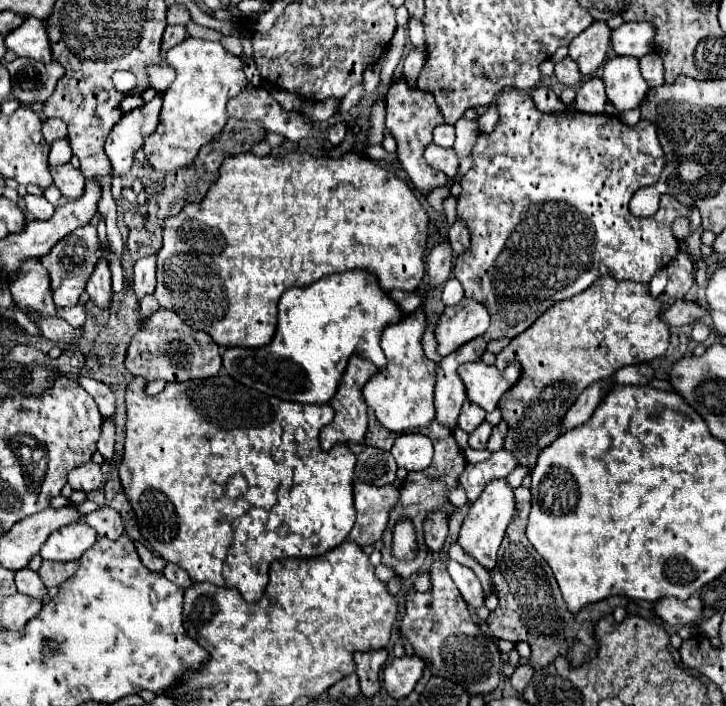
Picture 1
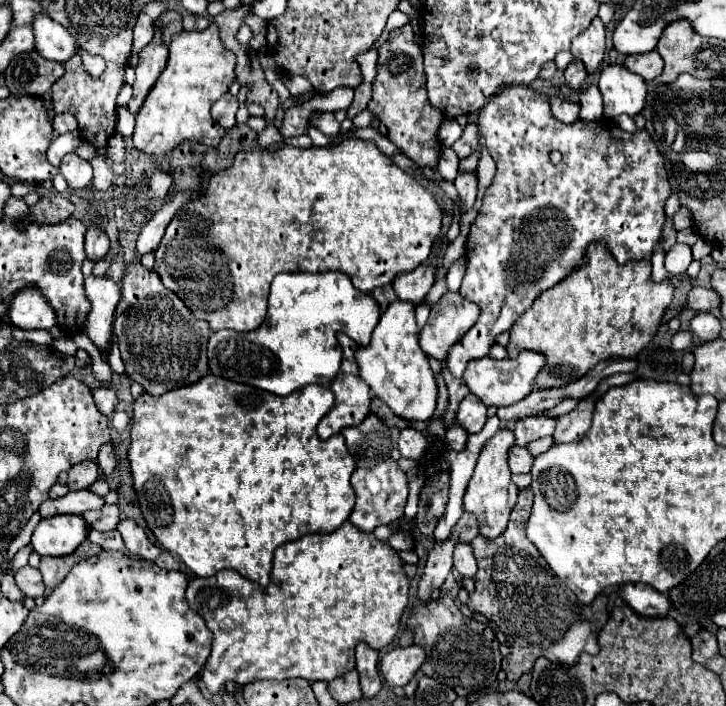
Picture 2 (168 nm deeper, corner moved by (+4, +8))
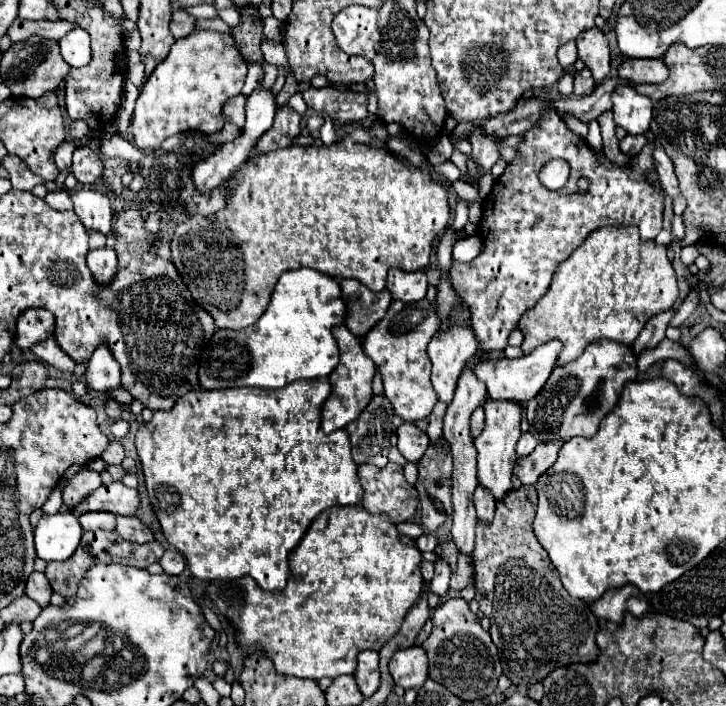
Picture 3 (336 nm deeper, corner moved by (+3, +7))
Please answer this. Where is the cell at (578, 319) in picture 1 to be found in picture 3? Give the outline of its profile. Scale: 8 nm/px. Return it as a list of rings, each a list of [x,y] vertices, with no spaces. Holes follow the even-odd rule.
[[[636,226],[598,228],[558,266],[550,290],[538,306],[520,318],[518,328],[524,334],[522,350],[528,354],[550,340],[560,340],[564,348],[558,364],[566,364],[600,338],[632,346],[644,324],[662,310],[670,310],[676,300],[678,284],[666,256],[666,246],[658,246],[654,240],[642,242]]]

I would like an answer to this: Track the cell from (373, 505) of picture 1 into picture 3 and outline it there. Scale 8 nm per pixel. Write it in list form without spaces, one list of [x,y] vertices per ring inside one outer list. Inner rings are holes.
[[[392,462],[384,468],[372,464],[358,466],[358,478],[364,488],[362,506],[368,512],[386,512],[396,524],[414,516],[418,508],[418,492],[406,482],[402,466]]]

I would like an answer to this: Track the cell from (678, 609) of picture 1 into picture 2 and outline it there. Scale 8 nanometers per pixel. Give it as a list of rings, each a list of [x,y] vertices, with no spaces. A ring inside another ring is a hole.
[[[625,585],[621,589],[621,597],[643,617],[663,617],[671,609],[667,595],[657,593],[649,585]]]

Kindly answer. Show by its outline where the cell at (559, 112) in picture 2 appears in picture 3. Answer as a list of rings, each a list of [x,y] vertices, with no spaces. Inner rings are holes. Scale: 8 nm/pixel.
[[[564,118],[564,122],[566,122],[566,126],[568,126],[574,134],[586,138],[586,134],[588,134],[588,124],[586,124],[586,122],[582,122],[582,120],[578,120],[578,118]]]

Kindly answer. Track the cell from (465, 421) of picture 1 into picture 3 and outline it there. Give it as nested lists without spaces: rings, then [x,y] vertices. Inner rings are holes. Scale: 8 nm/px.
[[[478,406],[470,416],[470,436],[478,438],[482,434],[482,430],[484,430],[484,410],[482,410],[482,406]]]

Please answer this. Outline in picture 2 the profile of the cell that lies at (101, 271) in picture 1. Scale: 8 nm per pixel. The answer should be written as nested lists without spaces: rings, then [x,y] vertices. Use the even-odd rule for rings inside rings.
[[[89,227],[87,229],[85,251],[87,251],[87,259],[91,259],[93,263],[101,261],[109,253],[109,239],[101,227]]]

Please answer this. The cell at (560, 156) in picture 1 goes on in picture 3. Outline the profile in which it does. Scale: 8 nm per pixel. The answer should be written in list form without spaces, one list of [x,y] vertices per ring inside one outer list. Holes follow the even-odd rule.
[[[548,110],[538,120],[538,124],[524,134],[524,142],[516,146],[518,158],[508,164],[506,172],[500,178],[496,178],[492,192],[484,198],[482,220],[478,224],[484,238],[484,250],[472,262],[452,262],[450,268],[452,288],[470,306],[472,328],[484,350],[492,352],[492,350],[504,350],[508,346],[508,336],[518,326],[520,316],[548,292],[556,266],[564,262],[582,244],[582,240],[586,240],[586,236],[596,228],[602,228],[604,224],[626,224],[626,226],[634,224],[640,228],[642,240],[654,240],[658,236],[658,232],[662,230],[664,200],[660,192],[644,178],[650,170],[654,170],[654,160],[652,160],[654,148],[656,146],[648,142],[646,150],[642,150],[642,154],[638,154],[638,158],[632,160],[630,168],[618,168],[606,158],[598,162],[586,140],[570,132],[568,126],[564,126],[564,120],[558,118],[556,110]],[[554,158],[562,158],[570,164],[570,178],[566,186],[560,190],[548,190],[538,180],[542,166]],[[580,176],[586,176],[590,180],[590,190],[584,196],[578,194],[576,190],[576,182]]]

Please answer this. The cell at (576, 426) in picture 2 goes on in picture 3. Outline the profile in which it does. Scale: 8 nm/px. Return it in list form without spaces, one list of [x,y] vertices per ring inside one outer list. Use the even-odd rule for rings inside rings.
[[[552,442],[552,444],[538,444],[536,450],[526,456],[520,458],[514,466],[514,474],[520,478],[520,482],[524,486],[534,486],[538,482],[538,478],[556,462],[558,450],[562,448],[562,442]]]

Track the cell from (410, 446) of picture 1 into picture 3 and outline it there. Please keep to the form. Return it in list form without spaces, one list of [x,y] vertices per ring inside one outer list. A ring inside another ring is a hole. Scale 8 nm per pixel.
[[[404,422],[398,430],[398,450],[408,462],[418,462],[428,446],[428,434],[412,422]]]

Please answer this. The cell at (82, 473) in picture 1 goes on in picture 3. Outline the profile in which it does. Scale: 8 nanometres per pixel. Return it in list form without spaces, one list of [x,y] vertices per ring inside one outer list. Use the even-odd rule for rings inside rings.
[[[80,470],[76,476],[72,476],[68,480],[68,484],[64,486],[62,490],[62,500],[64,500],[64,506],[68,510],[76,508],[78,504],[82,504],[98,486],[102,486],[102,480],[100,480],[100,474],[94,472],[94,470]]]

